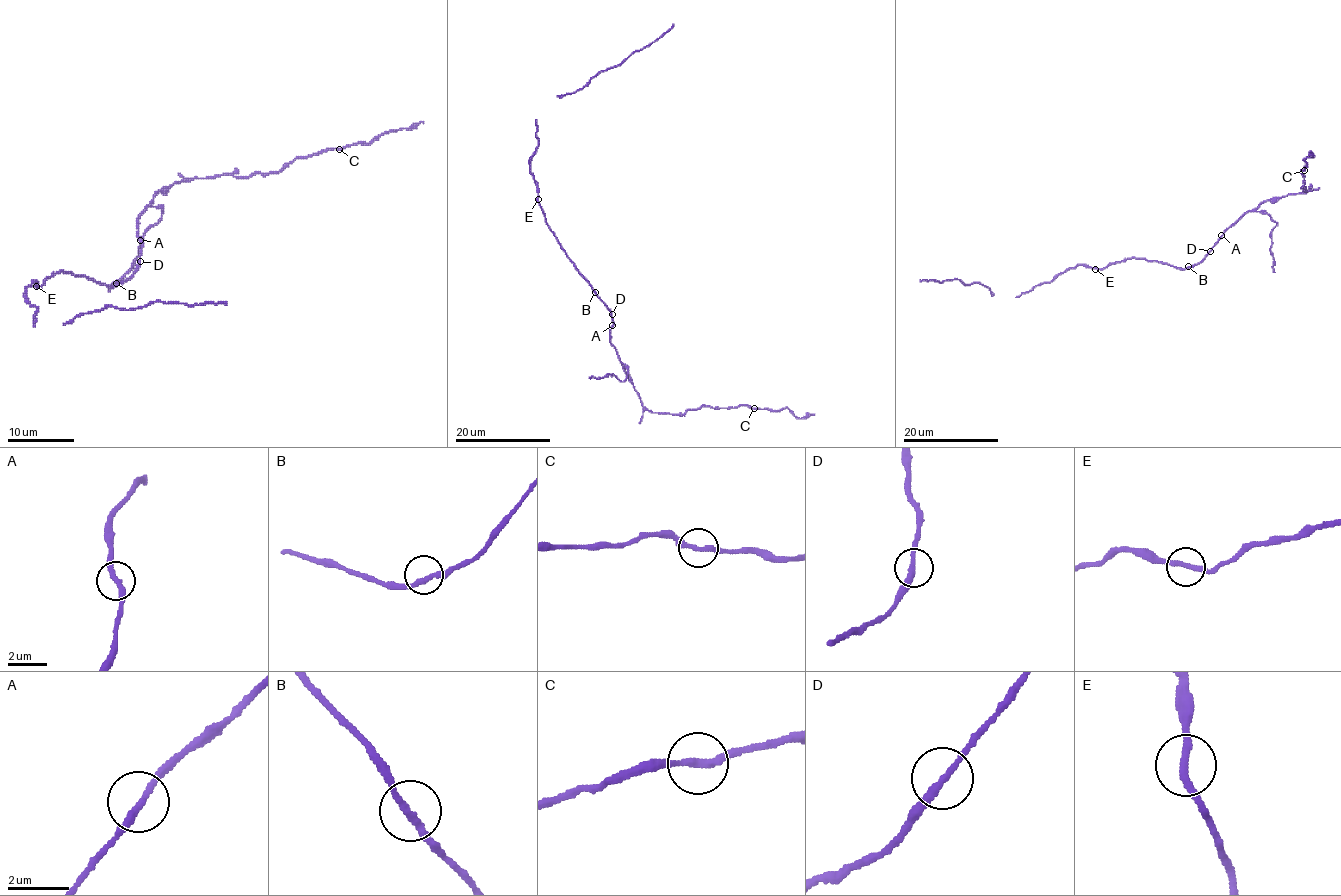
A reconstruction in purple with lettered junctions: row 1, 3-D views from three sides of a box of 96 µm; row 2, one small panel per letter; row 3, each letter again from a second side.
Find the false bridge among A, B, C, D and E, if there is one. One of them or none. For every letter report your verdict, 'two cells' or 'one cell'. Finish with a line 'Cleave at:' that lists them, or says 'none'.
A: one cell
B: one cell
C: one cell
D: one cell
E: one cell
Cleave at: none

